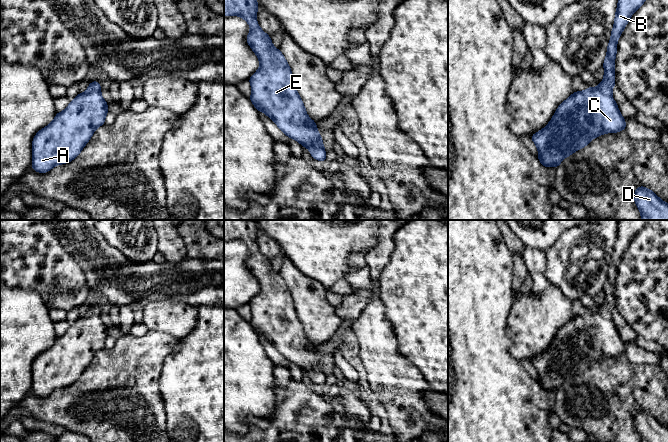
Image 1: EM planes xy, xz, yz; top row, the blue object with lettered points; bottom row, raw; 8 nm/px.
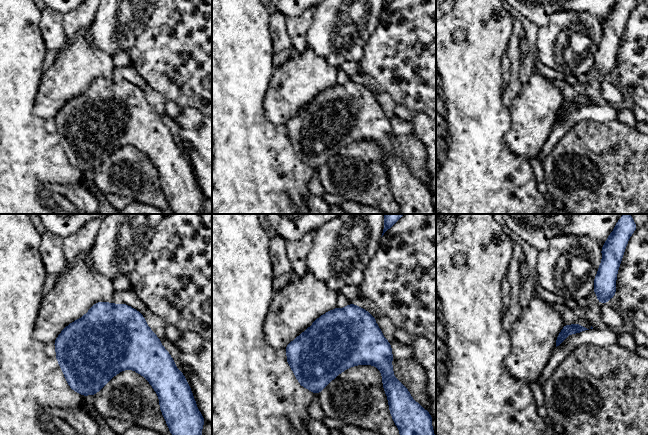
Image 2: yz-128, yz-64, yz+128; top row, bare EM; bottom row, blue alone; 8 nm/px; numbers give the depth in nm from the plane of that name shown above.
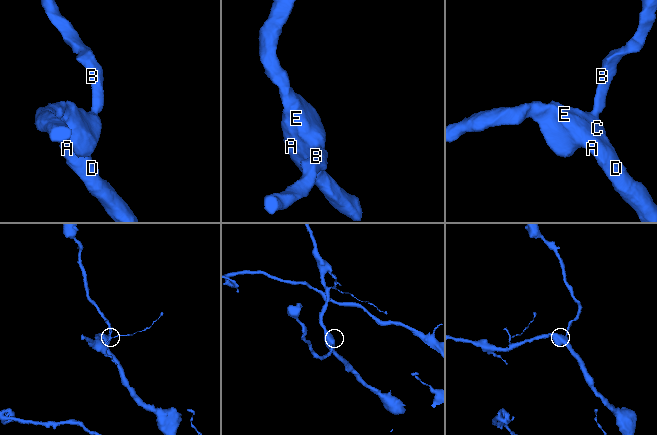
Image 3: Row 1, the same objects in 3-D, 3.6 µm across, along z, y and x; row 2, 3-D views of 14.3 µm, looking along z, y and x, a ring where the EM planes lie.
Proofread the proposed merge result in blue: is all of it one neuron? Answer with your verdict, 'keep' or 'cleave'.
keep

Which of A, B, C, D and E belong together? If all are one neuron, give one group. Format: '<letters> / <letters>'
A B C D E

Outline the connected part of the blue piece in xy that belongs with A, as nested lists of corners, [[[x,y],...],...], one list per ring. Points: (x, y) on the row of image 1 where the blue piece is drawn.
[[[95,80],[84,93],[79,93],[67,108],[57,112],[54,120],[39,130],[32,140],[32,169],[47,173],[54,166],[67,164],[74,160],[92,138],[94,131],[104,125],[108,104],[101,95],[101,84]]]

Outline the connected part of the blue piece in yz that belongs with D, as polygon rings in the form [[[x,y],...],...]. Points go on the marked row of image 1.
[[[639,186],[634,191],[634,201],[641,213],[641,220],[668,220],[668,203],[650,189]]]

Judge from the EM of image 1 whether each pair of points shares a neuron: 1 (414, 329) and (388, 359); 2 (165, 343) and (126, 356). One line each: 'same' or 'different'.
1: different
2: same

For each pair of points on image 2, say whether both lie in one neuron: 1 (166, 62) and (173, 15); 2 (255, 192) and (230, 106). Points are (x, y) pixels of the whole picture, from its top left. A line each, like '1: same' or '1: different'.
1: same
2: same

